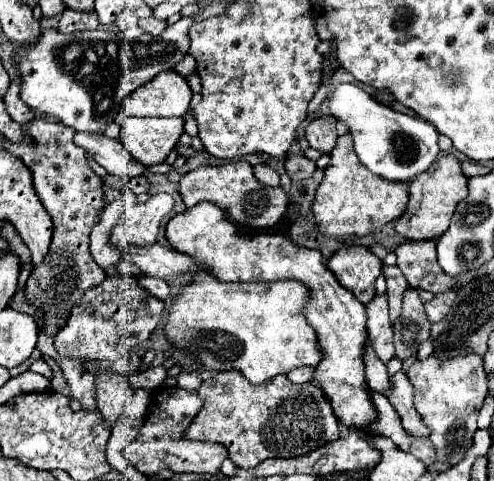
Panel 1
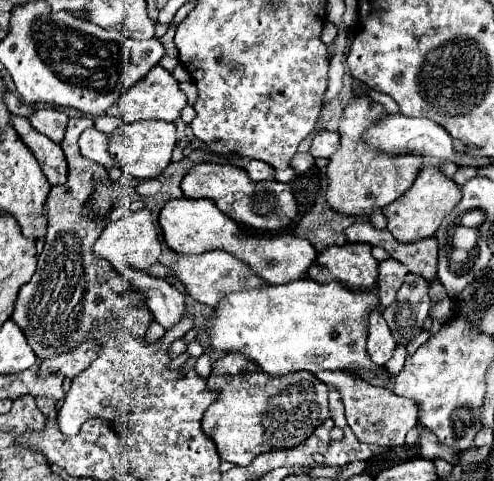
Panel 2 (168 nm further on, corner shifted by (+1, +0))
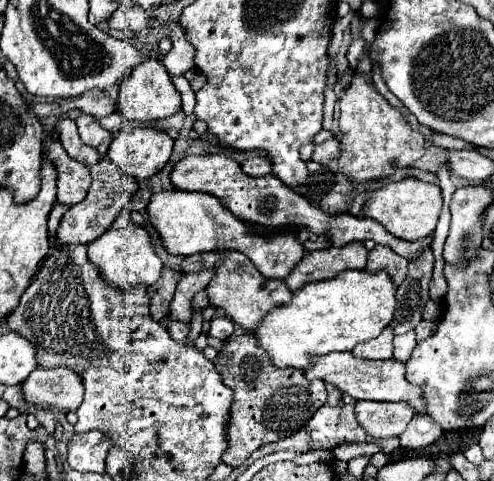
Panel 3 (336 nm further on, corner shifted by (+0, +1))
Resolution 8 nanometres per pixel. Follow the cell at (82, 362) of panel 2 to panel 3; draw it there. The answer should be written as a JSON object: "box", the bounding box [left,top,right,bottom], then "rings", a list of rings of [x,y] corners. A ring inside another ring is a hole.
{"box":[22,367,84,411],"rings":[[[54,367],[54,369],[34,369],[22,385],[28,403],[52,407],[60,411],[78,409],[84,395],[84,385],[74,369]]]}

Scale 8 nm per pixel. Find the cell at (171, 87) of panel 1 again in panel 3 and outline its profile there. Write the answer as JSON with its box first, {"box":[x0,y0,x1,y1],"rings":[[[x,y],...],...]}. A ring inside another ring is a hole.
{"box":[117,59,180,121],"rings":[[[146,59],[144,63],[136,65],[132,73],[119,84],[117,108],[128,121],[154,121],[166,119],[180,111],[180,93],[174,87],[166,67],[158,59]]]}

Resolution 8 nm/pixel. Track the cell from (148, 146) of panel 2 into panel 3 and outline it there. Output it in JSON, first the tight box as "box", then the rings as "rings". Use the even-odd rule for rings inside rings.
{"box":[108,127,174,179],"rings":[[[138,127],[114,135],[108,157],[134,179],[156,175],[170,159],[174,139],[154,127]]]}

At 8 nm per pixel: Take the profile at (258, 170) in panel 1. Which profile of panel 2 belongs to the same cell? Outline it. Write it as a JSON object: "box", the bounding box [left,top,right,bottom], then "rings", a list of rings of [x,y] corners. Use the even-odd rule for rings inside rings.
{"box":[245,160,275,180],"rings":[[[249,160],[245,170],[251,176],[251,180],[273,180],[273,174],[275,174],[275,170],[261,160]]]}

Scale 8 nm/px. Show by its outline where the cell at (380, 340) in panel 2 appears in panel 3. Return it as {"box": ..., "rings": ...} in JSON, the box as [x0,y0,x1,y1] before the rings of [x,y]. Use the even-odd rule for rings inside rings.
{"box":[354,327,392,359],"rings":[[[386,327],[376,339],[370,339],[366,343],[360,343],[354,347],[354,357],[362,359],[390,359],[392,357],[392,329]]]}

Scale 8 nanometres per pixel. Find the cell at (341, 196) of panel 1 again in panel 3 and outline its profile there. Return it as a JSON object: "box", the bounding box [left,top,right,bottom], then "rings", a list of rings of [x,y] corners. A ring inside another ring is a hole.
{"box":[338,77,426,185],"rings":[[[354,77],[352,85],[340,97],[340,133],[342,153],[338,157],[338,169],[354,185],[386,179],[398,169],[414,165],[426,151],[424,137],[362,77]]]}

